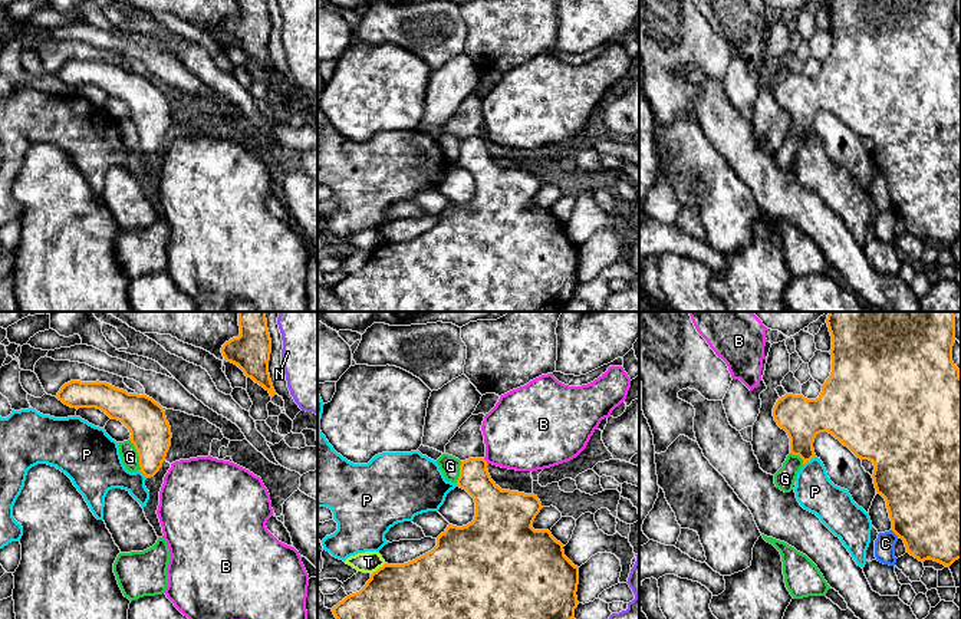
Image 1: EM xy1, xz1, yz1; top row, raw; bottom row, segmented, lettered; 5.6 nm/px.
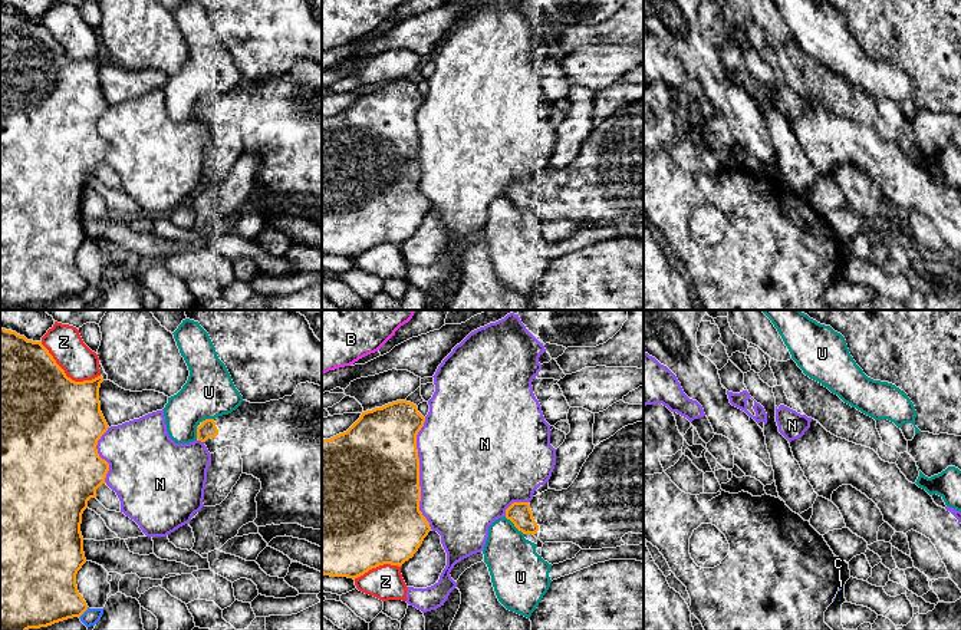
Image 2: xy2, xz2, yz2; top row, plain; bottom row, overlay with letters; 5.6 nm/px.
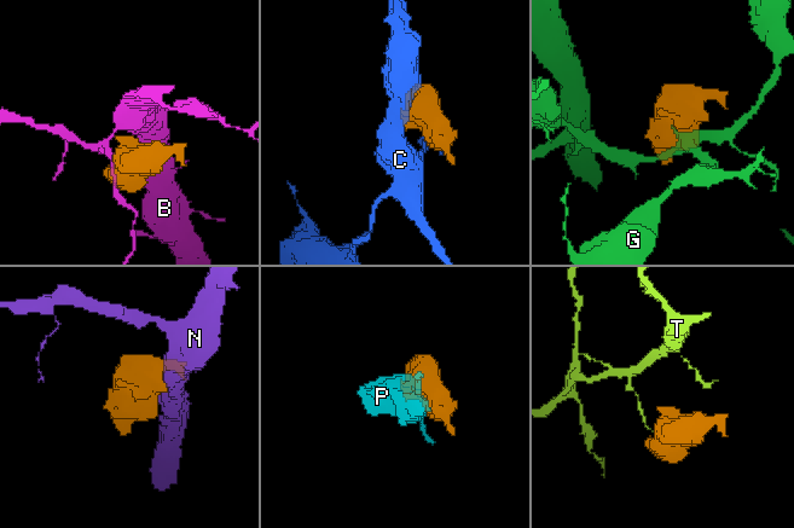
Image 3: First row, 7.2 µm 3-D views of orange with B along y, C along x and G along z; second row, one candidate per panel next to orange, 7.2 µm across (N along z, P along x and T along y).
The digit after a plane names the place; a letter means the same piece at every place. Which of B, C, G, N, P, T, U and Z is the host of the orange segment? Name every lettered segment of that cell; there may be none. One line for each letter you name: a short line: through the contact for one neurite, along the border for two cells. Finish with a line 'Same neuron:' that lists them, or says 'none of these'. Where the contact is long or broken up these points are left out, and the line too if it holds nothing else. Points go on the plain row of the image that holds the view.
Same neuron: none of these

